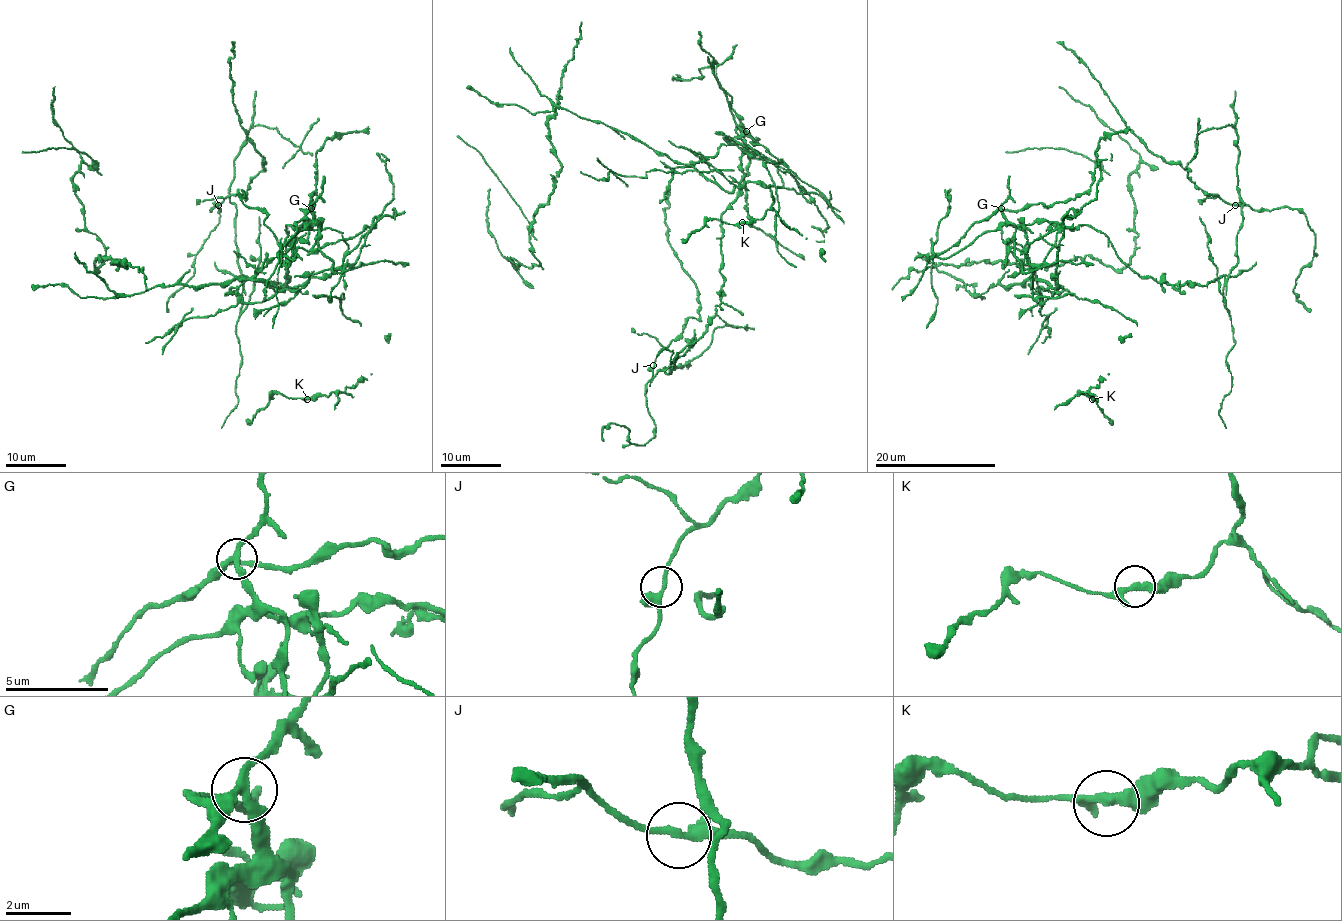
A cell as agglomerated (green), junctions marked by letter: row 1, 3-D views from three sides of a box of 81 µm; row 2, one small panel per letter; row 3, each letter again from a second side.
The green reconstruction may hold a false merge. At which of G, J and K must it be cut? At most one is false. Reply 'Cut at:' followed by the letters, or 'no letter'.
Cut at: G

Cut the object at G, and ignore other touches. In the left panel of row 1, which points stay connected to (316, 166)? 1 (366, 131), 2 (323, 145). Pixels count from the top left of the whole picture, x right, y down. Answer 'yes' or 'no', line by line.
1: yes
2: yes

